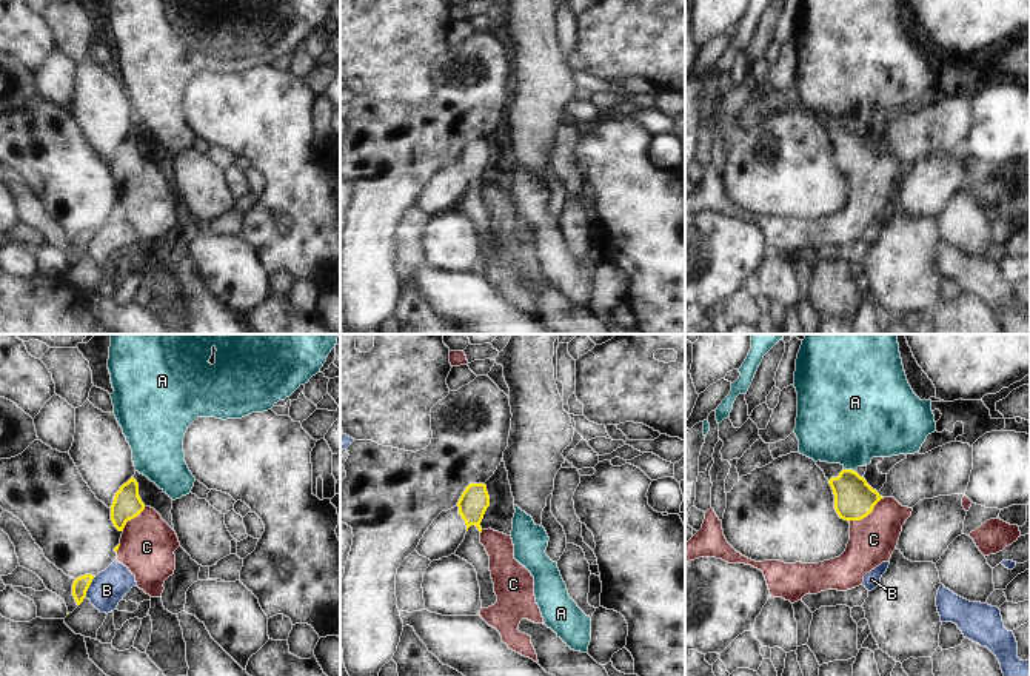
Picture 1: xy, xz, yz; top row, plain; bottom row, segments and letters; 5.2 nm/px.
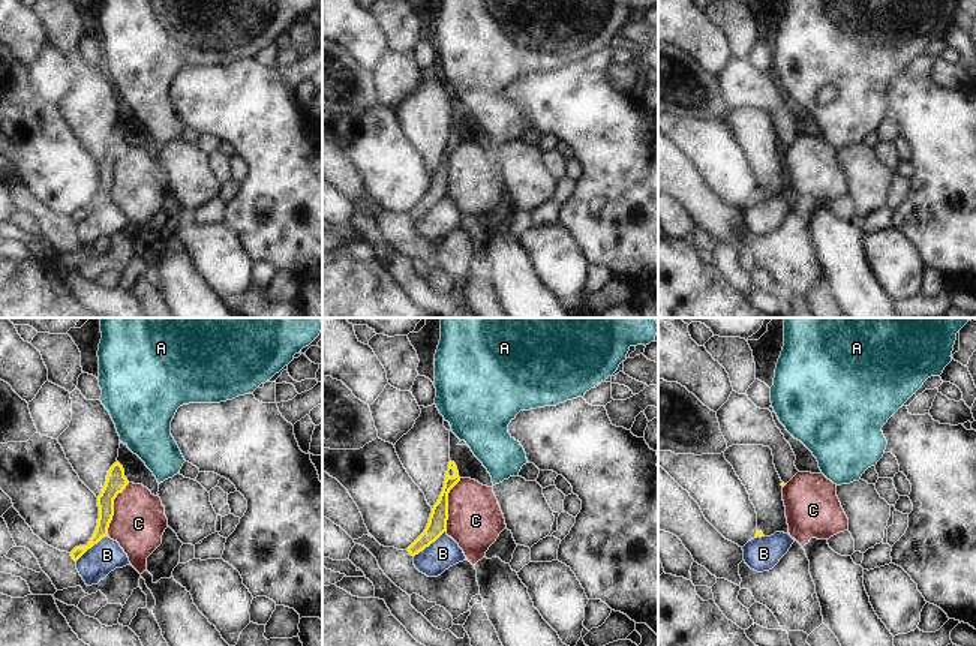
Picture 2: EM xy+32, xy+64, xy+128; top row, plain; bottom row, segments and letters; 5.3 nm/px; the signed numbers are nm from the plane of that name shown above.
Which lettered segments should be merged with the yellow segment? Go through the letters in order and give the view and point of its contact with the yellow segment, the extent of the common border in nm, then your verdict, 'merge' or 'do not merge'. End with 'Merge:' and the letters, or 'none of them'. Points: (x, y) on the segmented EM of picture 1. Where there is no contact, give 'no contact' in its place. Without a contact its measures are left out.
A: yz (850, 470) | 70 nm | do not merge
B: xy (88, 587) | 130 nm | do not merge
C: yz (867, 515) | 240 nm | do not merge
Merge: none of them

